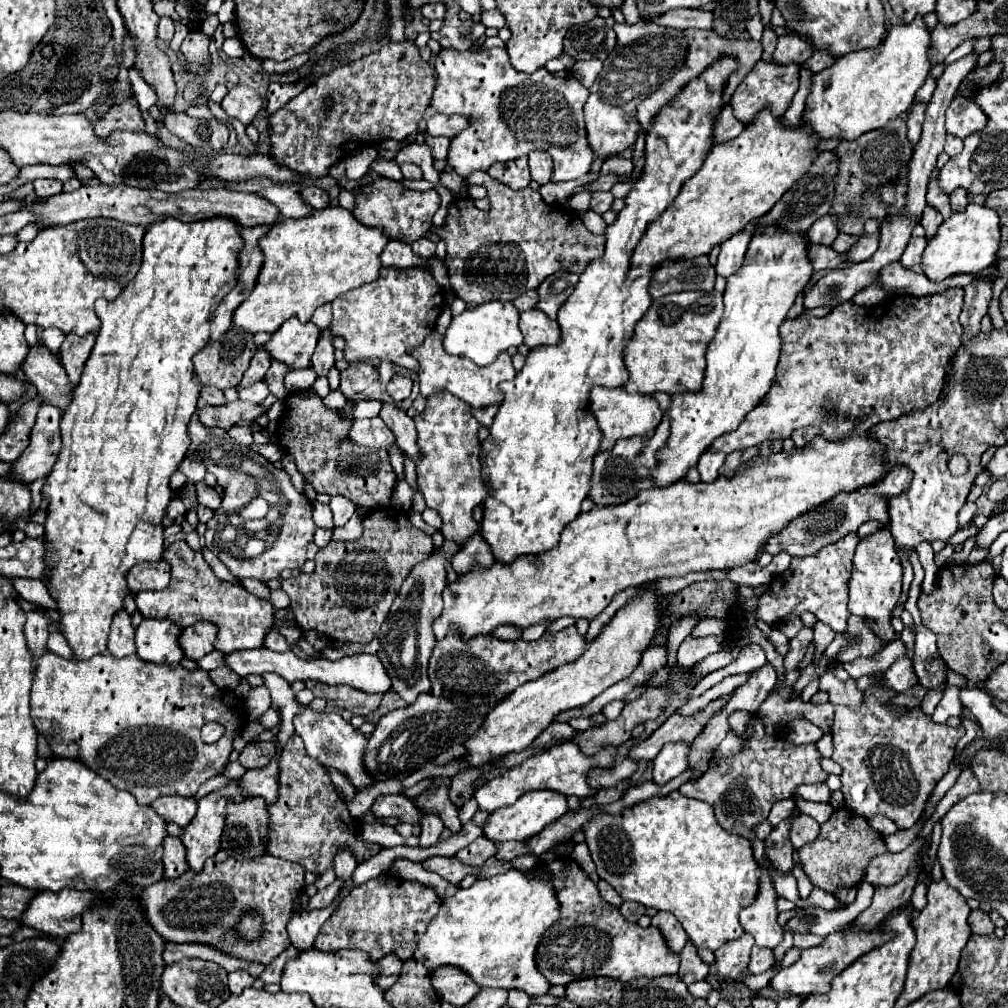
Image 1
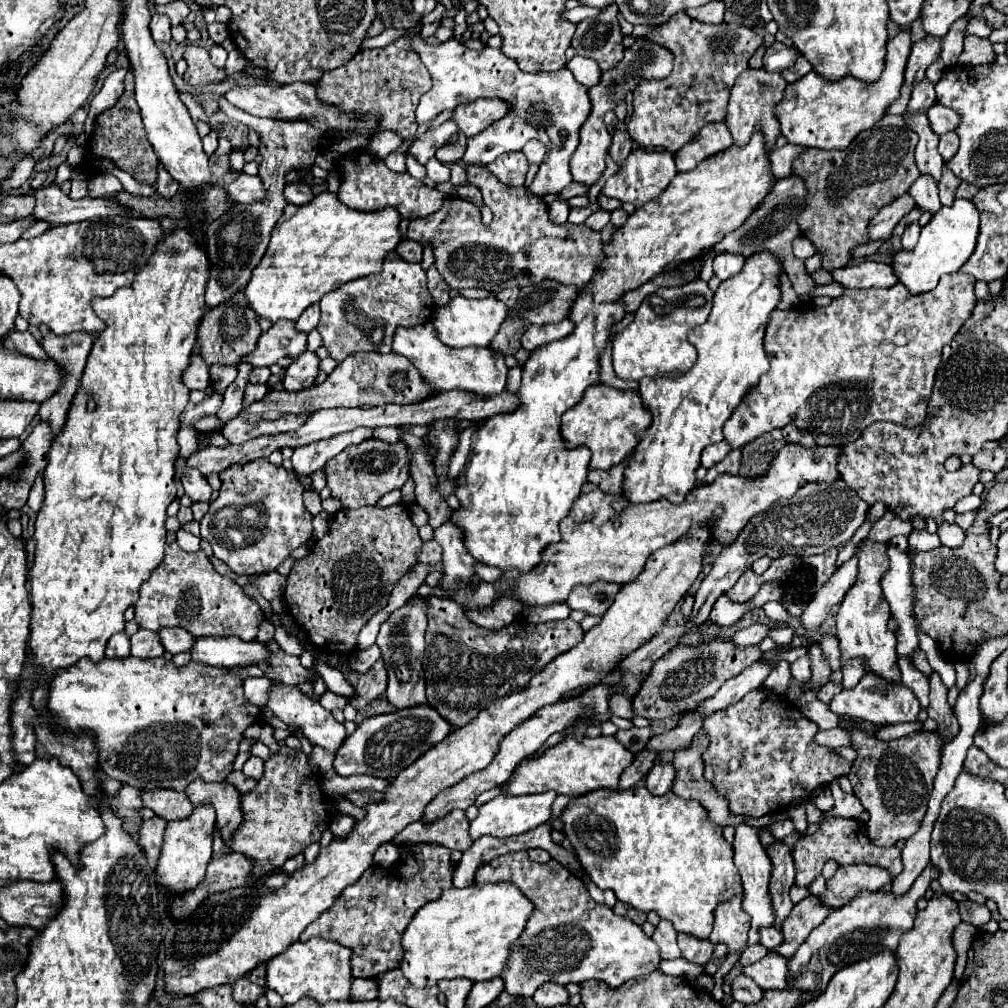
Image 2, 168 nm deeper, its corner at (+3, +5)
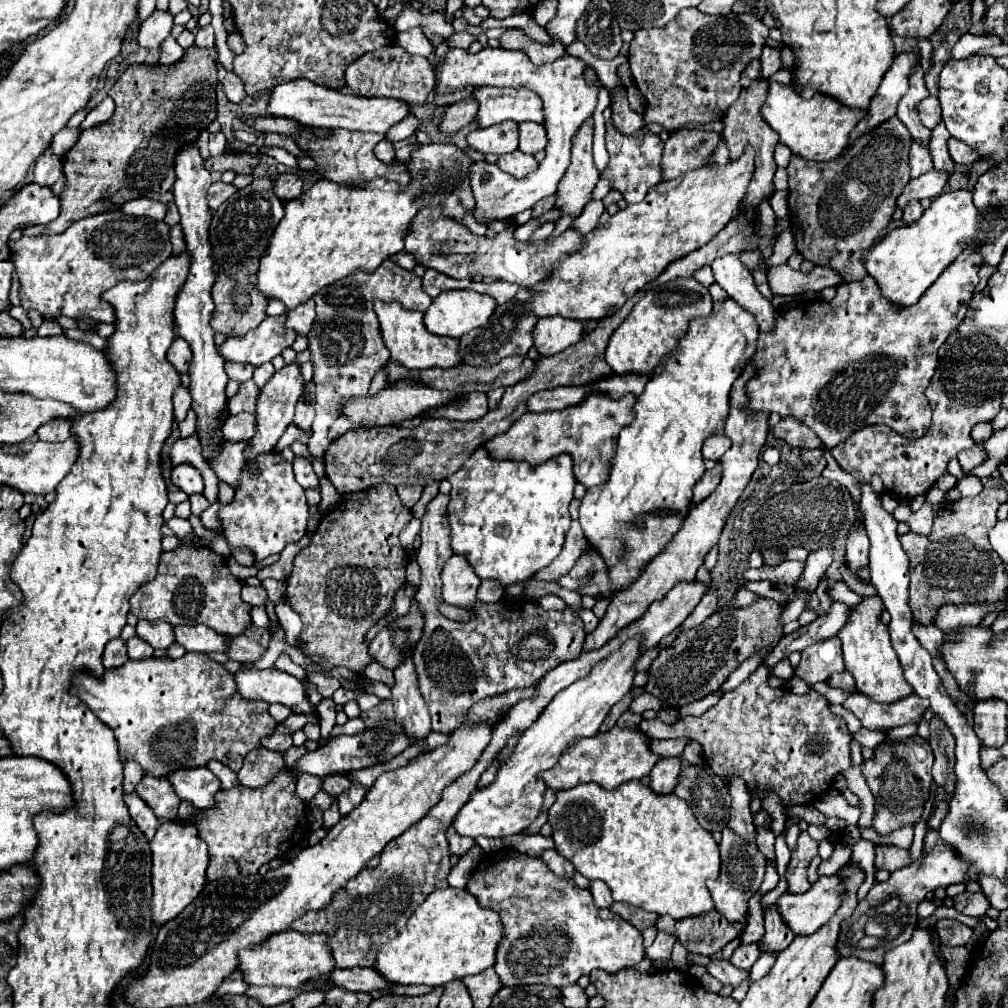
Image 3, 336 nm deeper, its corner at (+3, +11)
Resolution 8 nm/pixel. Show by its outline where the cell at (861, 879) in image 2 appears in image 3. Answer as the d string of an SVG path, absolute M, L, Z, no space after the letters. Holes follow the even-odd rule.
M837 872L831 876L819 876L817 884L813 884L805 894L783 894L777 908L797 936L809 936L835 914L843 896L845 884L843 876Z

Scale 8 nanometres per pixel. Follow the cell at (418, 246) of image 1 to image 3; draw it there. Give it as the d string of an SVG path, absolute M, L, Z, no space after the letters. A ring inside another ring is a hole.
M401 250L401 252L397 252L397 254L393 254L391 256L393 258L393 262L395 264L399 264L401 268L405 268L405 270L413 270L415 268L415 258L409 254L409 252L405 252L405 250Z

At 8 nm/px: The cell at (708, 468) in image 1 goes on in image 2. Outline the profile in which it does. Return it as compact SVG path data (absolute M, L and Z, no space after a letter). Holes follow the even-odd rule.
M725 440L707 446L707 448L703 450L703 456L701 456L701 466L705 466L705 468L715 466L717 462L721 462L721 460L727 456L729 450L731 450L731 446L729 446Z

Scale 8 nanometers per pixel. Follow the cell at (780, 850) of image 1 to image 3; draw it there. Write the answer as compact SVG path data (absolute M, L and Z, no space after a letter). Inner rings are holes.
M771 904L765 908L765 936L761 938L759 946L763 952L781 952L785 946L793 942L793 930L781 922L781 916L777 914L777 906Z

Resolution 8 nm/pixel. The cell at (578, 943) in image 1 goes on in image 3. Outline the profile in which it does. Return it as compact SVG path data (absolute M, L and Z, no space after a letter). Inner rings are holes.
M501 848L491 852L481 860L481 864L473 870L467 886L471 894L477 896L481 906L493 908L501 914L505 936L497 948L495 972L501 978L503 986L521 986L521 984L549 984L563 988L567 984L575 984L581 974L589 974L591 970L605 970L607 974L617 974L621 970L633 968L645 956L643 936L637 928L623 924L619 914L611 910L597 910L593 904L593 896L587 888L579 888L571 878L561 878L549 870L549 866L541 858L531 858L513 848ZM559 890L559 898L553 900L551 892Z

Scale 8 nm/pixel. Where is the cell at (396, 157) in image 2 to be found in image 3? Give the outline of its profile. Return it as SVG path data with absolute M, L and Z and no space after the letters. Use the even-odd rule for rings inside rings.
M381 140L381 142L375 146L375 156L377 156L381 162L385 162L385 164L393 164L393 162L395 162L395 150L393 150L393 146L391 146L389 142L385 142L385 140Z

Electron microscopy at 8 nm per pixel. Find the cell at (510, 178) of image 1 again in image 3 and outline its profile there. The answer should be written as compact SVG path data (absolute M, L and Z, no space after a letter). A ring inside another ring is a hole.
M515 150L515 152L509 152L509 154L501 154L499 160L497 160L497 166L511 174L513 178L525 178L529 172L533 172L539 164L533 156L521 152L521 150Z

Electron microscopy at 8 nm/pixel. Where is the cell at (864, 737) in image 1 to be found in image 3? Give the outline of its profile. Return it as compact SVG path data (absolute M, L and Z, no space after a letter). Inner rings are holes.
M885 736L885 742L873 750L873 758L863 762L863 774L865 780L877 798L875 802L875 818L873 818L873 830L881 836L891 834L893 830L915 826L925 810L925 802L929 800L929 790L933 784L931 778L931 766L933 766L933 752L925 738L911 736L903 740L891 740Z

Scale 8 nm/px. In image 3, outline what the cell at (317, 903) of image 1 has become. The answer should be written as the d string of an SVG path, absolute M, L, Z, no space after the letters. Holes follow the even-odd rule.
M449 826L449 830L447 830L447 840L449 840L449 848L451 848L451 852L453 854L465 854L473 844L475 844L475 840L473 838L461 838L455 830L453 830L453 826Z

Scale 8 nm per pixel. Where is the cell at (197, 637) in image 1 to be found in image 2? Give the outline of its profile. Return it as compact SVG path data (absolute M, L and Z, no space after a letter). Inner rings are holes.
M161 628L159 632L159 640L163 644L163 648L169 654L179 654L179 652L189 652L189 648L193 648L193 636L189 636L189 632L185 632L183 628Z

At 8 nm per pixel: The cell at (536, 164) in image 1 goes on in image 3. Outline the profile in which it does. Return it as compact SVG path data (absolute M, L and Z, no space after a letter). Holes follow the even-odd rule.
M521 122L519 124L519 148L527 154L541 152L547 146L547 132L541 124Z

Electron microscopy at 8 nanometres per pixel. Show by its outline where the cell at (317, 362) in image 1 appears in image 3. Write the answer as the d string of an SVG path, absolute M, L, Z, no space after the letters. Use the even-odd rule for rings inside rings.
M287 364L285 368L275 372L275 376L263 386L259 400L257 400L257 434L249 440L249 448L245 452L247 464L251 468L255 468L255 456L261 452L271 452L273 446L277 444L277 440L283 436L285 428L291 424L293 410L303 392L303 386L305 386L305 380L301 376L299 364Z

